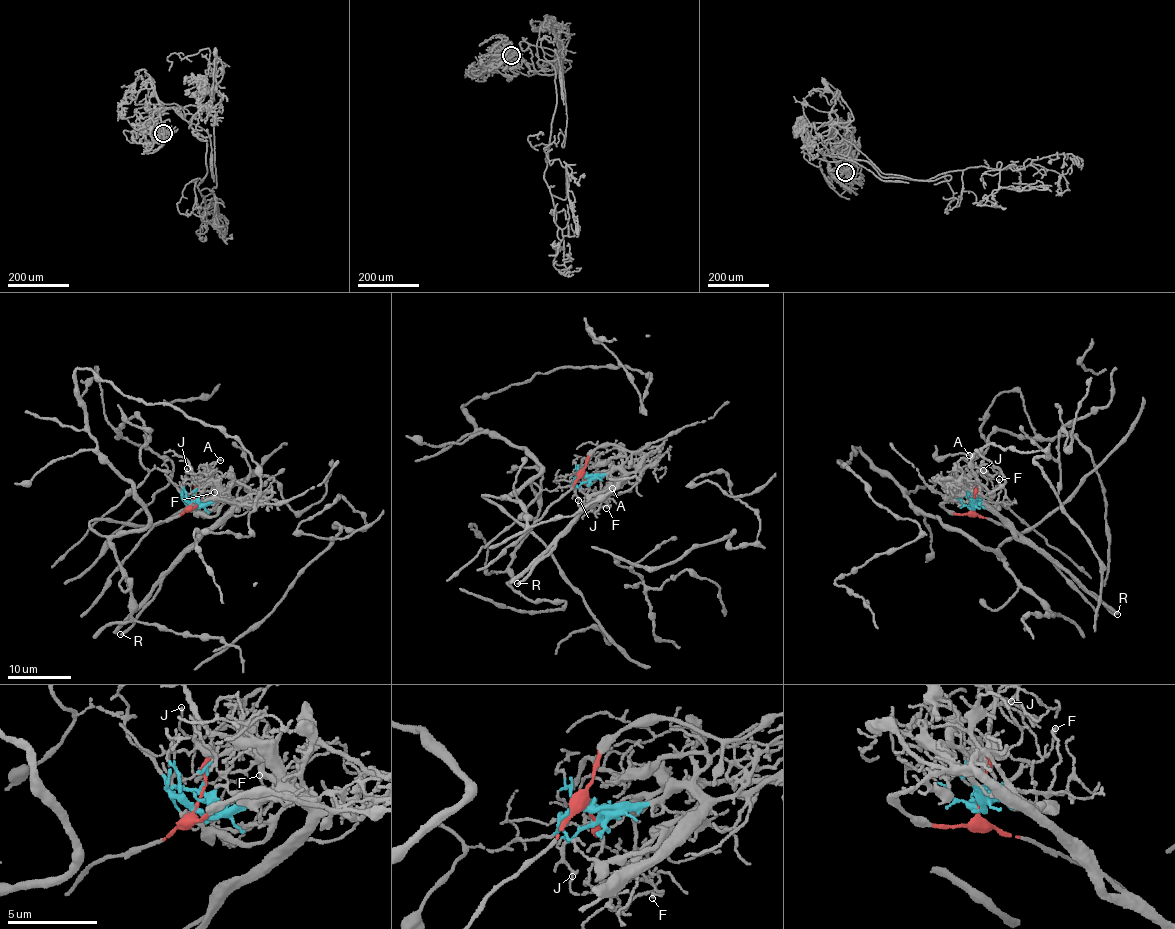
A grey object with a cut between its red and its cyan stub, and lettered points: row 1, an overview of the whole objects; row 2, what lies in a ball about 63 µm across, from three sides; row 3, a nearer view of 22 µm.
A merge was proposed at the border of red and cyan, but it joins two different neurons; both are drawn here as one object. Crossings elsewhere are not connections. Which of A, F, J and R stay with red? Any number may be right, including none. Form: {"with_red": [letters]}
{"with_red": ["A"]}

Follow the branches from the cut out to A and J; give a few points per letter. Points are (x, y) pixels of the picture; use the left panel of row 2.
A: (192, 503), (197, 477), (221, 460)
J: (192, 503), (195, 499), (184, 495), (190, 492), (192, 478), (195, 478), (188, 478), (187, 468)

